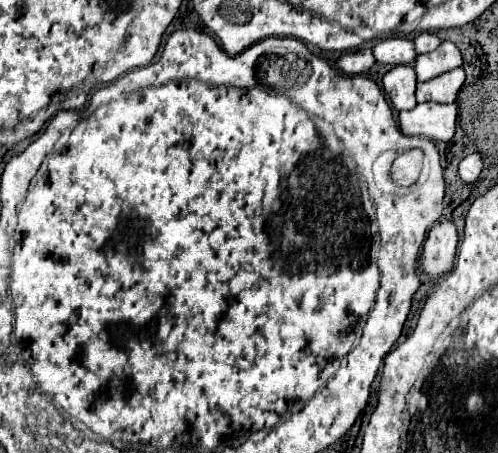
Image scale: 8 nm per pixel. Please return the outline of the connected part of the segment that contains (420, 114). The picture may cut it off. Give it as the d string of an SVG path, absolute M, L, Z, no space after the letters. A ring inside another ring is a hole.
M420 103L410 111L400 111L400 131L404 135L424 135L432 141L450 141L456 131L458 107L440 103Z

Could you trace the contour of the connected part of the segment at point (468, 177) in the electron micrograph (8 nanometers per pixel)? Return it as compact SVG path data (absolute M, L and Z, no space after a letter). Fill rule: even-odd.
M472 153L472 155L468 155L468 157L464 157L460 161L458 175L460 175L460 179L464 183L474 183L478 179L480 171L482 171L482 157L480 157L480 153Z

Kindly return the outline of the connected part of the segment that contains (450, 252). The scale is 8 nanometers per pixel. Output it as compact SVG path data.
M440 221L440 225L434 225L428 233L424 251L420 255L420 269L432 281L446 275L454 265L456 245L458 245L456 225L452 221Z

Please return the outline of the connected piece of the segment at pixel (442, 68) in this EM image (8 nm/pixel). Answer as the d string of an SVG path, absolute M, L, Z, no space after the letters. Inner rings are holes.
M442 41L438 49L426 55L418 55L414 61L414 71L418 81L430 81L442 73L448 73L462 65L462 55L452 41Z

